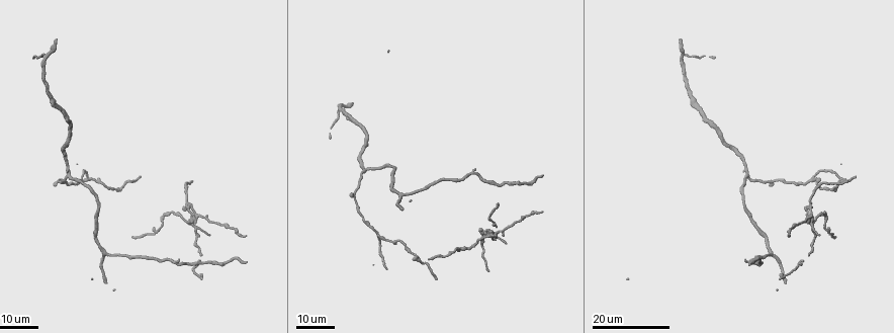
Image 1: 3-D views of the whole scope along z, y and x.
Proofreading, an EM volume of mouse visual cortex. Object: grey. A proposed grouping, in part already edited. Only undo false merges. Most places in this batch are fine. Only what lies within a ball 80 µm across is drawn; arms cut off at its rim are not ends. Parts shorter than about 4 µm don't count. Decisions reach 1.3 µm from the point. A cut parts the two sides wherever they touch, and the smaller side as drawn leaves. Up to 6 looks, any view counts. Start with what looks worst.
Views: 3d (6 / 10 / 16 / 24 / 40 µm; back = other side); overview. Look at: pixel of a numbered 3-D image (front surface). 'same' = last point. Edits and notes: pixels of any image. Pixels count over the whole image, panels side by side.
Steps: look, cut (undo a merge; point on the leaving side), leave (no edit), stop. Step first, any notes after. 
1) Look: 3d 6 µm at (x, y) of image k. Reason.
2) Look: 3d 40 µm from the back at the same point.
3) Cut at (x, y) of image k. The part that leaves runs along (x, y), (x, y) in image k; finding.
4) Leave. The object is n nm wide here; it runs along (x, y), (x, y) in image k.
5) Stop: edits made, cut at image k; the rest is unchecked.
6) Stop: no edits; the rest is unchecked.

Look: 3d 16 µm at (487, 237) of image 1. Two arms in line, one across.

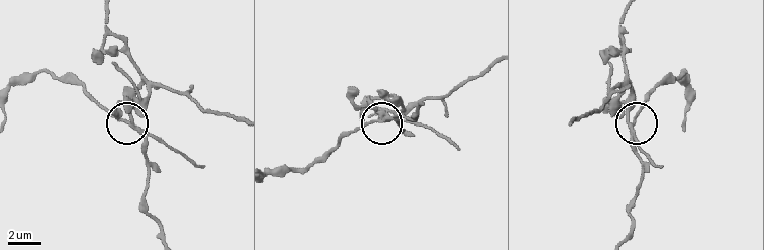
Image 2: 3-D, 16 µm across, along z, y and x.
Look: 3d 10 µm at (131, 125) of image 2.

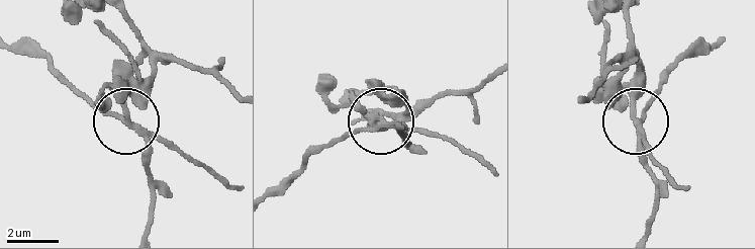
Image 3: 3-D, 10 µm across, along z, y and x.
Cut at (172, 142) of image 3. The object is 200 nm wide here; two neurons meet here.

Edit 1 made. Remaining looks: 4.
Look: overview.

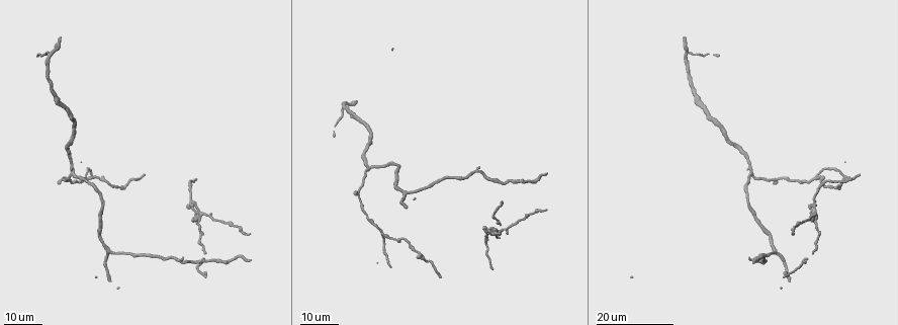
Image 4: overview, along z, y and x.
Look: 3d 16 µm at (380, 232) of image 4. A fork.

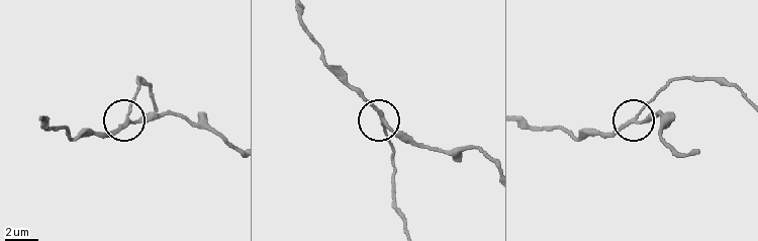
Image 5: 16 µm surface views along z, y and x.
Look: 3d 10 µm at (636, 120) of image 5.

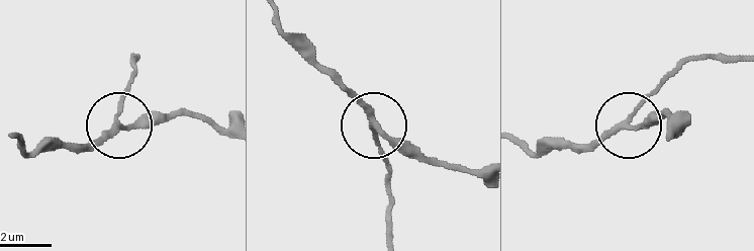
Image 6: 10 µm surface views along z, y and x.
Leave. The side arm is 12 µm long; it runs along (17, 140), (32, 149), (85, 147), (115, 120), (130, 79) in image 6; continuous, no second neuron.

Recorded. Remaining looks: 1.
Stop: edits made, cut at image 3; the rest is unchecked.

